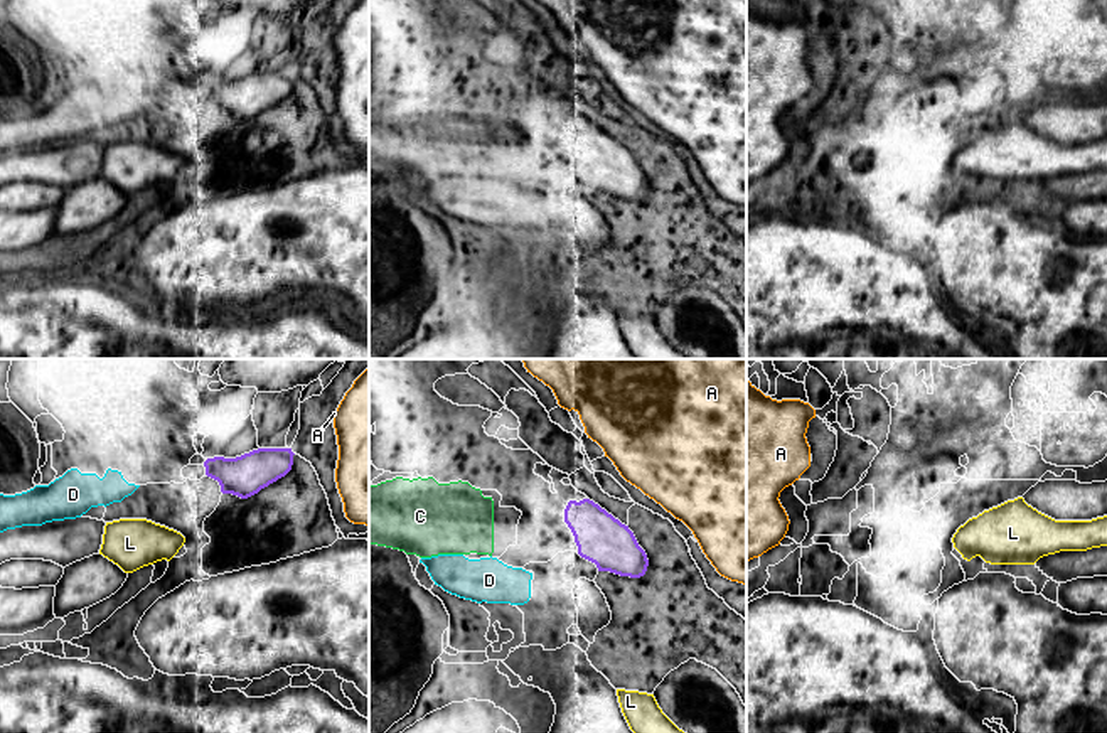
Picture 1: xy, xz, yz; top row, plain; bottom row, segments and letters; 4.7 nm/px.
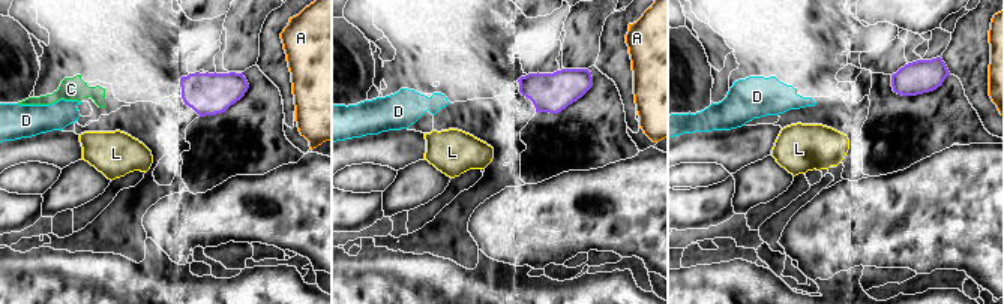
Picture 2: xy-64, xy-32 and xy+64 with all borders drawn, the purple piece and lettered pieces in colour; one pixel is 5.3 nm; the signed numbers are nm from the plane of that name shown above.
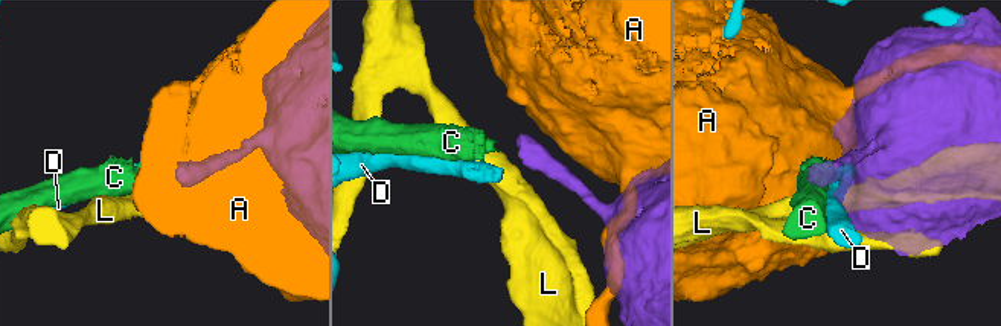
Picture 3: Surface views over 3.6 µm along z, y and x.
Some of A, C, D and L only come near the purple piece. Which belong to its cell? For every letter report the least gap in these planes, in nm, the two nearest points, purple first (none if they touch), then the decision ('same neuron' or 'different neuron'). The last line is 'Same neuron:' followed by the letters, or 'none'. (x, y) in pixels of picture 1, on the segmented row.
A: gap 180 nm; span xz (627, 526), (646, 494); different neuron
C: gap 340 nm; span xz (565, 509), (492, 509); same neuron
D: gap 240 nm; span xz (578, 553), (531, 573); different neuron
L: gap 280 nm; span xy (221, 491), (179, 533); different neuron
Same neuron: C

